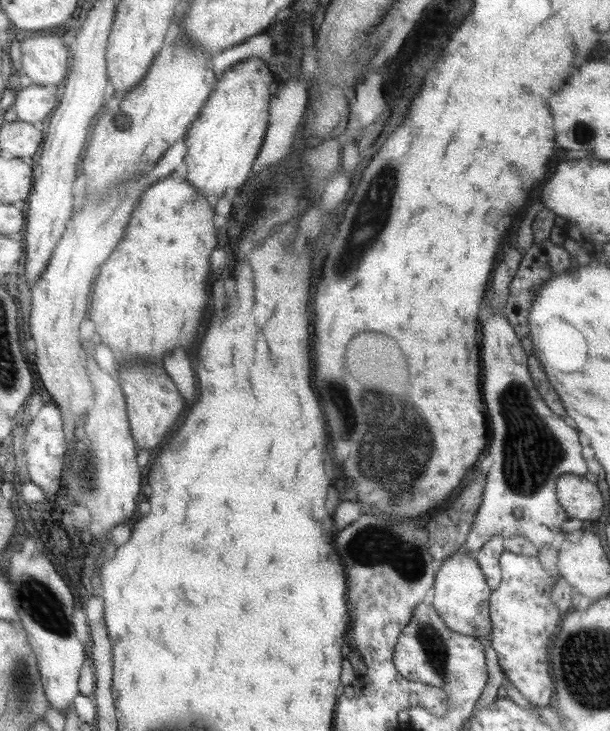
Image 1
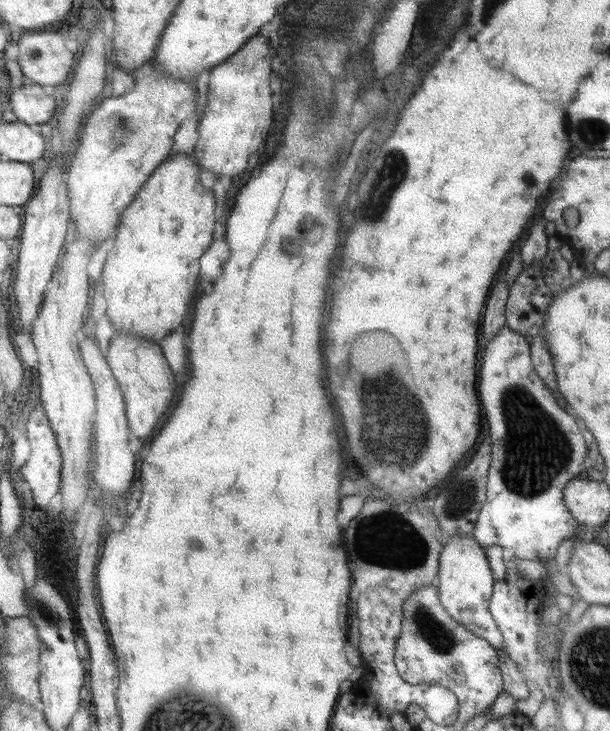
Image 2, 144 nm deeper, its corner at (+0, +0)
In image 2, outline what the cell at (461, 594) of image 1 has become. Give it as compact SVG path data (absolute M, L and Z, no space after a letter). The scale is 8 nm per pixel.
M473 534L447 538L447 544L443 546L439 558L439 578L437 578L437 590L445 608L471 632L487 638L495 648L505 650L507 648L505 632L501 630L501 626L497 624L491 612L495 588L497 588L497 578L493 572L493 564L489 562L487 548L483 548Z

